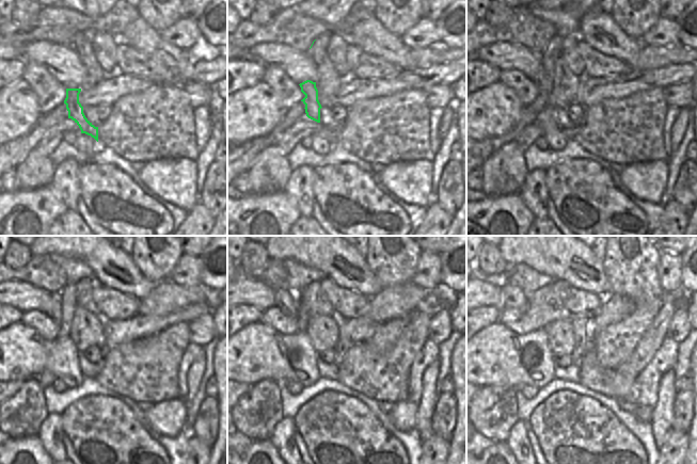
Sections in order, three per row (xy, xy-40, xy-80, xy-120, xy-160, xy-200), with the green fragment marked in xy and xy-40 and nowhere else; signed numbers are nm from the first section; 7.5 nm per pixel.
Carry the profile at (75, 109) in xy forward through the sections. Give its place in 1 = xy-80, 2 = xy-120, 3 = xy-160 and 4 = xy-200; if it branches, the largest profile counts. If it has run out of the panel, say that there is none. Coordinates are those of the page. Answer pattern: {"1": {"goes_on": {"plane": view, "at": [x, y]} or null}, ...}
{"1": {"goes_on": {"plane": "xy-80", "at": [555, 48]}}, "2": {"goes_on": {"plane": "xy-120", "at": [63, 306]}}, "3": {"goes_on": {"plane": "xy-160", "at": [287, 301]}}, "4": {"goes_on": {"plane": "xy-200", "at": [511, 297]}}}

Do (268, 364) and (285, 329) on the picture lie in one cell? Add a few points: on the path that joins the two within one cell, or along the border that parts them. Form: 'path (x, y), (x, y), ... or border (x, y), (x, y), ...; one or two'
border (260, 322), (285, 335), (292, 334), (299, 330); two

